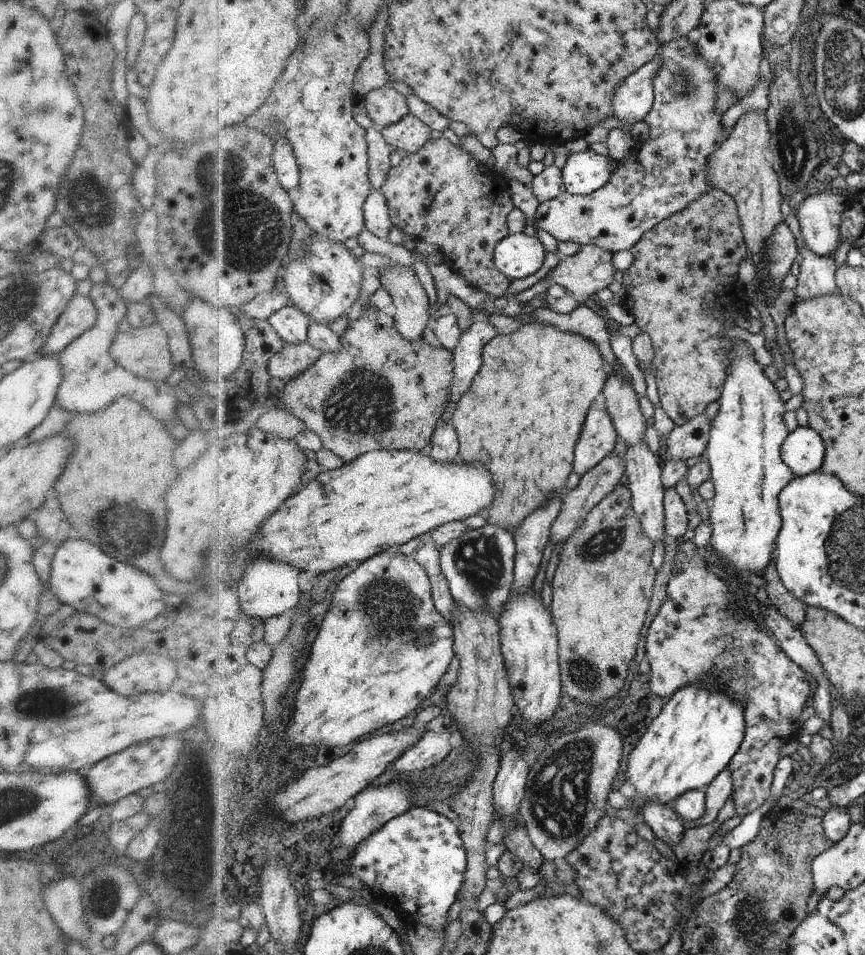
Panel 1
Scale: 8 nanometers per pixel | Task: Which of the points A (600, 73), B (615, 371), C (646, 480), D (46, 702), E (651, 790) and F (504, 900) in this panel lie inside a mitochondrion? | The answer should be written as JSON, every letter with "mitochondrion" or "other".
{"A":"other","B":"other","C":"other","D":"mitochondrion","E":"other","F":"other"}

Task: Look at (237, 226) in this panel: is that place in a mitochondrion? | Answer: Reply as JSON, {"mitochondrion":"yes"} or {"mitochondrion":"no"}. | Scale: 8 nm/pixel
{"mitochondrion":"yes"}

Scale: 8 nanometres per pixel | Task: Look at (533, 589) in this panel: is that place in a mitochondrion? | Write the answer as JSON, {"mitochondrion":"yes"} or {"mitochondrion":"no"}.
{"mitochondrion":"no"}

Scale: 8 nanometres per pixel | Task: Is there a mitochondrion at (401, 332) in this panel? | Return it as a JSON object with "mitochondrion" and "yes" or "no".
{"mitochondrion":"no"}

